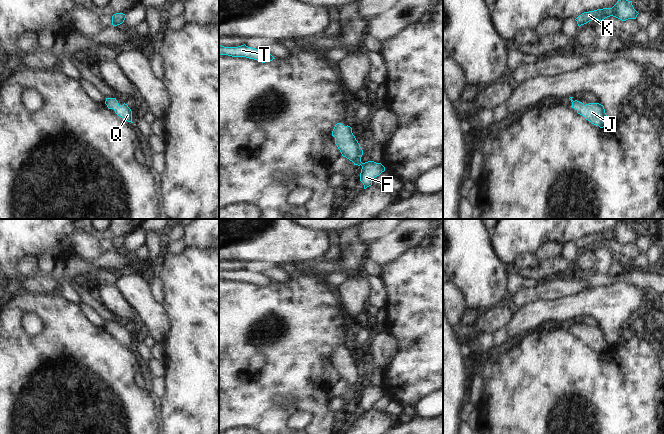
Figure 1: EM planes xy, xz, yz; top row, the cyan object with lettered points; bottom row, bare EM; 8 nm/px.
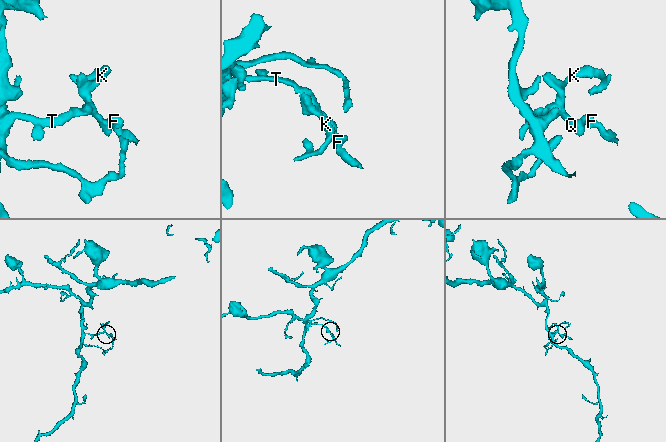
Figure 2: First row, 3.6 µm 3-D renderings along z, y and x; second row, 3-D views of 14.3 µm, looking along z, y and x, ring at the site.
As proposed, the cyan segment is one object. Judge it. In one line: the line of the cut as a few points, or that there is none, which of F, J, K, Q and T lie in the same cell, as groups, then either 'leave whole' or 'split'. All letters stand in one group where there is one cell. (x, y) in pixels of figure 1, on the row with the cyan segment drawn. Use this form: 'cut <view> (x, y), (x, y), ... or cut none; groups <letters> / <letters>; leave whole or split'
cut none; groups F J K Q T; leave whole

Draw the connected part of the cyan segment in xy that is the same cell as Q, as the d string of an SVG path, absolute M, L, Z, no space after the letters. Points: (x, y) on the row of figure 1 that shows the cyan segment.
M106 98L105 104L109 109L113 109L115 113L125 121L132 122L132 111L127 104L119 105L116 98Z

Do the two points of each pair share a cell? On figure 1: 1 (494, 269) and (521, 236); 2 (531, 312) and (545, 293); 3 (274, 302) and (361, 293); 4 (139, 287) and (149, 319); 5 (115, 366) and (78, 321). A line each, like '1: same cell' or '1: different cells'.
1: different cells
2: different cells
3: different cells
4: same cell
5: same cell

